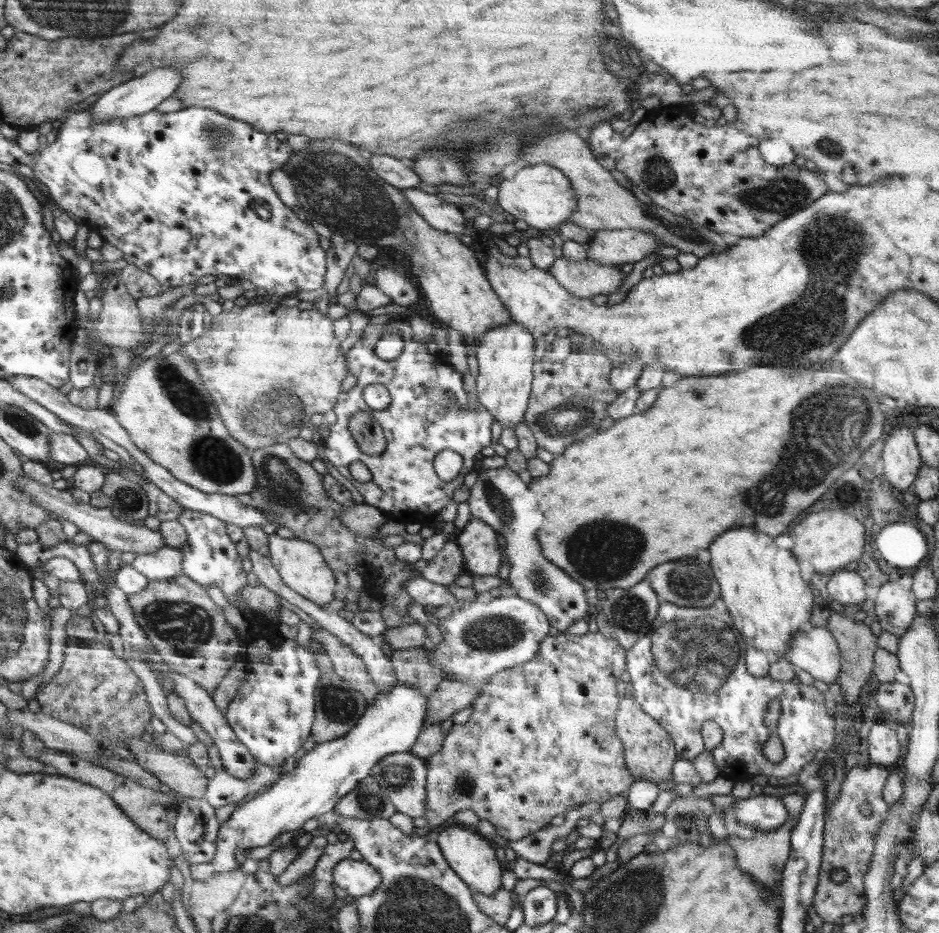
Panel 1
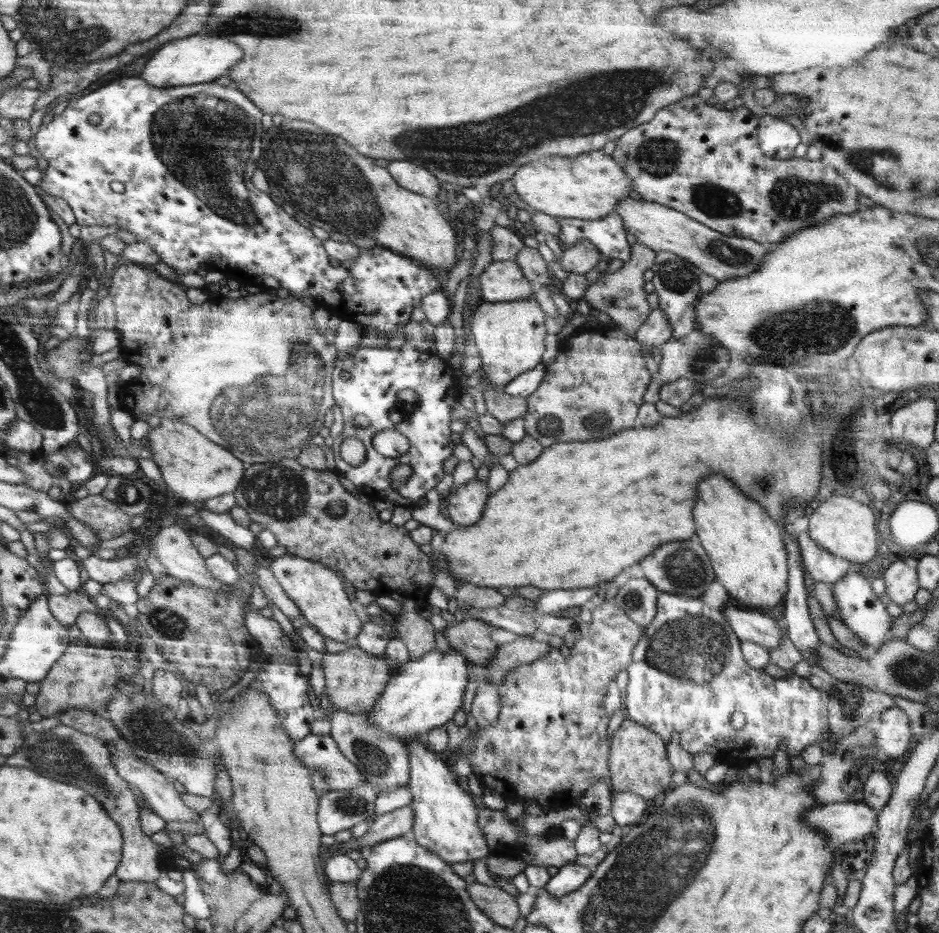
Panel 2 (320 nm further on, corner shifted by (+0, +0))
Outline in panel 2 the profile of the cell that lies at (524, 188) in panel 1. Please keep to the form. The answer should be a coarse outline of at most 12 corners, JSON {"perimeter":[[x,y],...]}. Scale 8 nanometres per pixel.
{"perimeter":[[603,149],[526,164],[512,182],[554,218],[602,218],[633,181]]}

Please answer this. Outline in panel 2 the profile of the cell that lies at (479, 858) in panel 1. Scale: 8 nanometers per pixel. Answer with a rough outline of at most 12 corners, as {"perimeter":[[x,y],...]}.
{"perimeter":[[423,738],[410,752],[415,840],[450,864],[490,850],[472,795]]}

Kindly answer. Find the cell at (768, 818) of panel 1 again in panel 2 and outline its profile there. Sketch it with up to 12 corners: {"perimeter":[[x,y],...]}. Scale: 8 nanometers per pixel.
{"perimeter":[[864,802],[818,804],[805,814],[830,840],[855,842],[876,831]]}

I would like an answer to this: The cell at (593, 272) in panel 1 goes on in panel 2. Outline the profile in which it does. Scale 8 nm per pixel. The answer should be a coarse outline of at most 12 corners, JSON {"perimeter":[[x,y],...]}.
{"perimeter":[[631,246],[628,262],[585,292],[594,314],[634,335],[652,308],[644,272],[649,246]]}

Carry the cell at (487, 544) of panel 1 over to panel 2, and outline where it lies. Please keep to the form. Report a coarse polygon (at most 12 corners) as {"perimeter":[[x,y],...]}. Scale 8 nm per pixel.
{"perimeter":[[476,477],[443,497],[458,526],[480,523],[487,482]]}

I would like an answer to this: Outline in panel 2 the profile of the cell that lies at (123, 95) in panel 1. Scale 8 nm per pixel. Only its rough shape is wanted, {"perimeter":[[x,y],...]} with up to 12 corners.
{"perimeter":[[220,36],[168,42],[140,76],[158,88],[209,83],[240,60]]}

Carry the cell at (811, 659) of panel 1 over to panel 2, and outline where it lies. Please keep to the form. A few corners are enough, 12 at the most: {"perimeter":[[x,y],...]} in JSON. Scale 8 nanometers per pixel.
{"perimeter":[[739,605],[720,611],[743,641],[781,643],[771,614]]}

